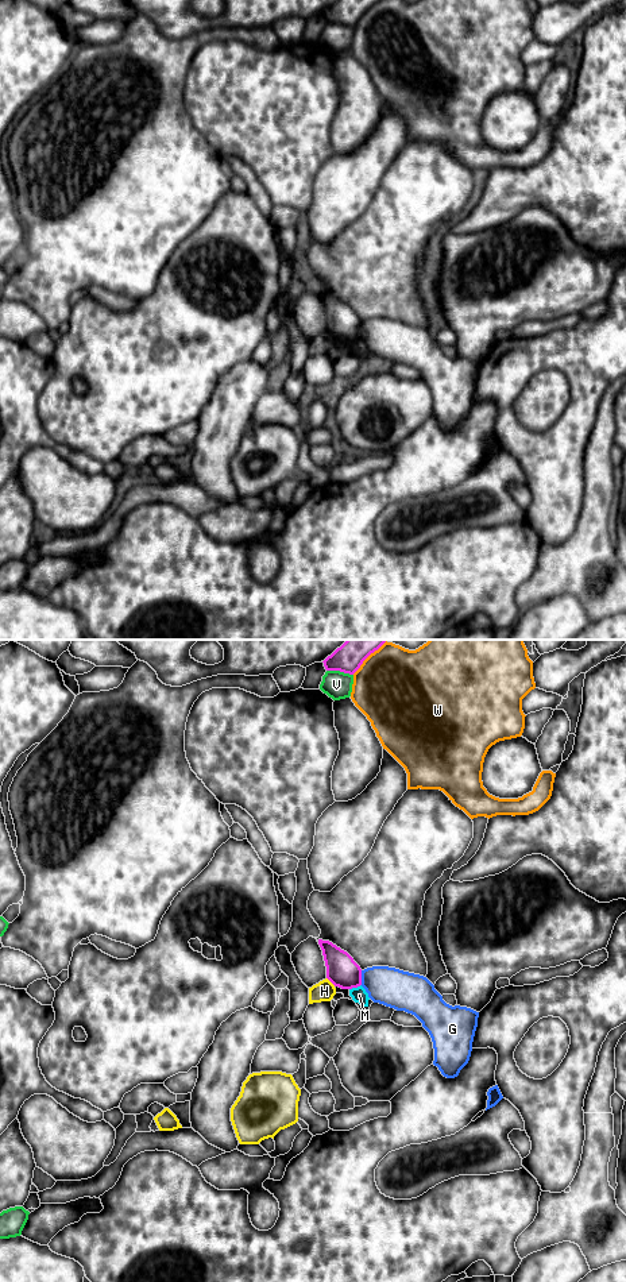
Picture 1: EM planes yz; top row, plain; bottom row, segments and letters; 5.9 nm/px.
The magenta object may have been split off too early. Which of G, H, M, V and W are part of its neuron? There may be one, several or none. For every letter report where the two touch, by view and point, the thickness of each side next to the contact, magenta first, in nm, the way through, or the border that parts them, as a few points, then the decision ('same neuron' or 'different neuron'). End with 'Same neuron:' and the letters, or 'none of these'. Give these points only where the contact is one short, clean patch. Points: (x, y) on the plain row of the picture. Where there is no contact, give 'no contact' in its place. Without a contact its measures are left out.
G: contact yz (360, 329); calibres 190 and 240 nm; border yz (360, 323), (362, 336); different neuron
H: contact yz (331, 333); calibres 190 and 120 nm; different neuron
M: contact yz (355, 339); calibres 190 and 90 nm; border yz (360, 336), (350, 342); different neuron
V: contact yz (340, 23); calibres 160 and 170 nm; different neuron
W: contact yz (364, 11); calibres 160 and 480 nm; different neuron
Same neuron: none of these

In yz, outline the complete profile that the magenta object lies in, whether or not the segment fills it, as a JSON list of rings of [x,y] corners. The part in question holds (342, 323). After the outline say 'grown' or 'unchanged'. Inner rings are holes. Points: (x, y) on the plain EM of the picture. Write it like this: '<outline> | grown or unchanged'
[[[318,291],[322,302],[326,331],[341,341],[352,341],[362,337],[362,321],[353,310],[329,293]]] | unchanged

